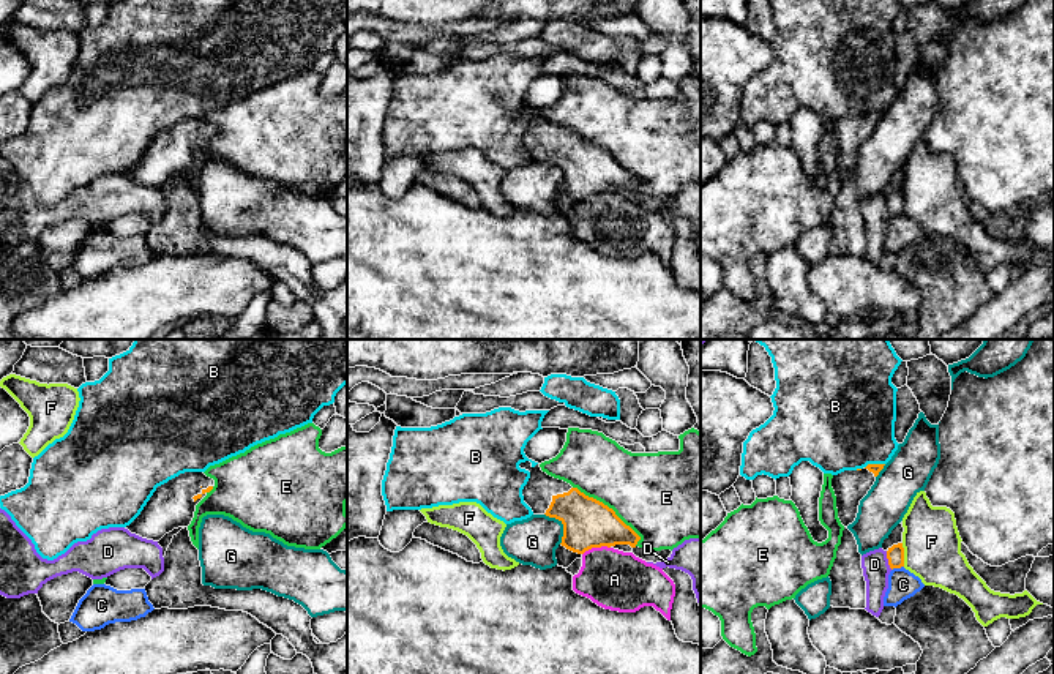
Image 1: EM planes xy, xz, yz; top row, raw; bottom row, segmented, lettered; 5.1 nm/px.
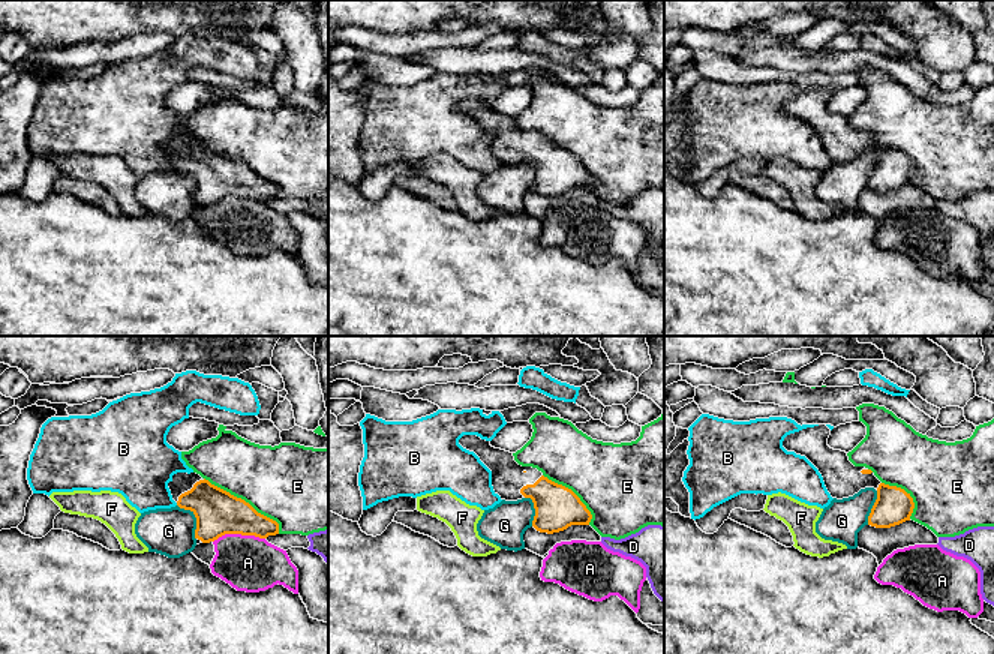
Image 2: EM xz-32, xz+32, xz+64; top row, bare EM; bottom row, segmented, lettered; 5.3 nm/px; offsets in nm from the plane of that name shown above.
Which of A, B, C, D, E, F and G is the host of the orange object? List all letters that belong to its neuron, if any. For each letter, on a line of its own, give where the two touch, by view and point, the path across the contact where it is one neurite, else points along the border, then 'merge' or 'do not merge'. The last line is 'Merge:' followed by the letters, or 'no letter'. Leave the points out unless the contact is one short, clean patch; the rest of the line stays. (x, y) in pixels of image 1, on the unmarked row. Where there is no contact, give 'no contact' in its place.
A: meets orange in xz at (595, 193); do not merge
B: meets orange in yz at (874, 111); do not merge
C: meets orange in yz at (897, 213); border along yz (903, 212), (892, 217); do not merge
D: meets orange in yz at (889, 207); do not merge
E: meets orange in xz at (608, 153); do not merge
F: meets orange in yz at (903, 201); border along yz (901, 190), (904, 212); do not merge
G: meets orange in xz at (564, 172); do not merge
Merge: no letter

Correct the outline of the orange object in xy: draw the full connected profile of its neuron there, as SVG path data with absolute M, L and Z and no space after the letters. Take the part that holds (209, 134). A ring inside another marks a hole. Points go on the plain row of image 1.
M185 118L156 134L140 161L125 175L159 188L178 174L188 174L196 152L213 136L215 126L204 118Z

